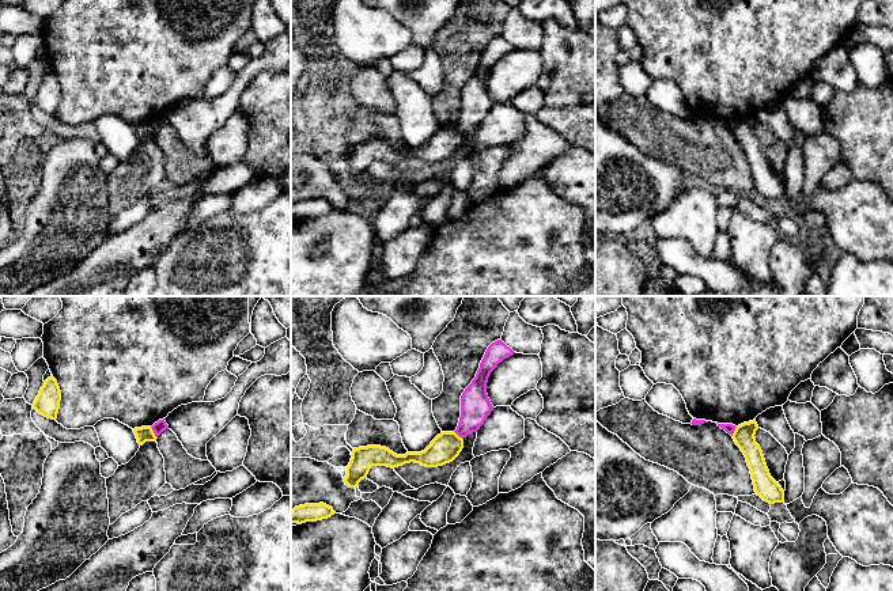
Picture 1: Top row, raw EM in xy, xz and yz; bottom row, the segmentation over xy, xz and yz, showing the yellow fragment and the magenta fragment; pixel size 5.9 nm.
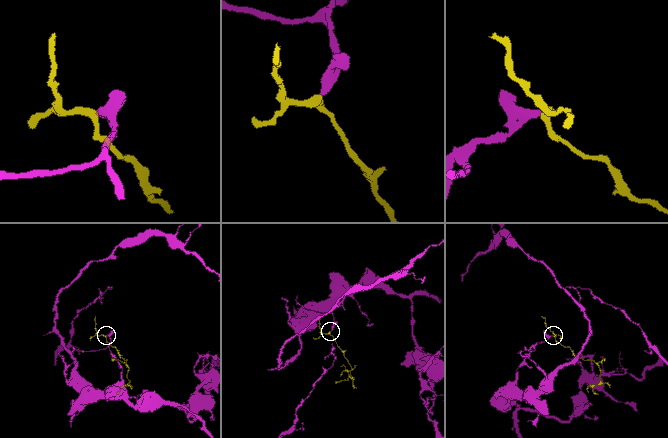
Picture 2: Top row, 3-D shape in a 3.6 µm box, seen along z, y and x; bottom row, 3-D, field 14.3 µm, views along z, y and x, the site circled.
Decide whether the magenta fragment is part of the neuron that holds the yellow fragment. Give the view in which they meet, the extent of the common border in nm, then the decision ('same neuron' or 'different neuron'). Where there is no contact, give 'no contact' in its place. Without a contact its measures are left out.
meets yellow in xy; contact 80 nm long; different neuron

